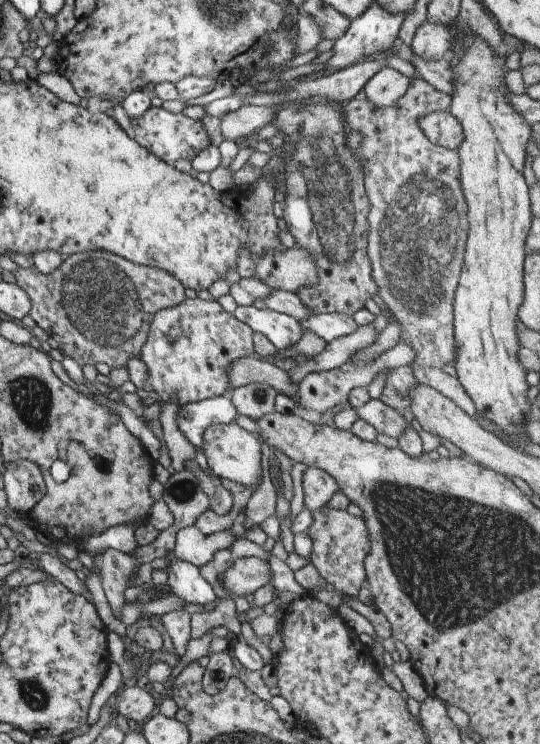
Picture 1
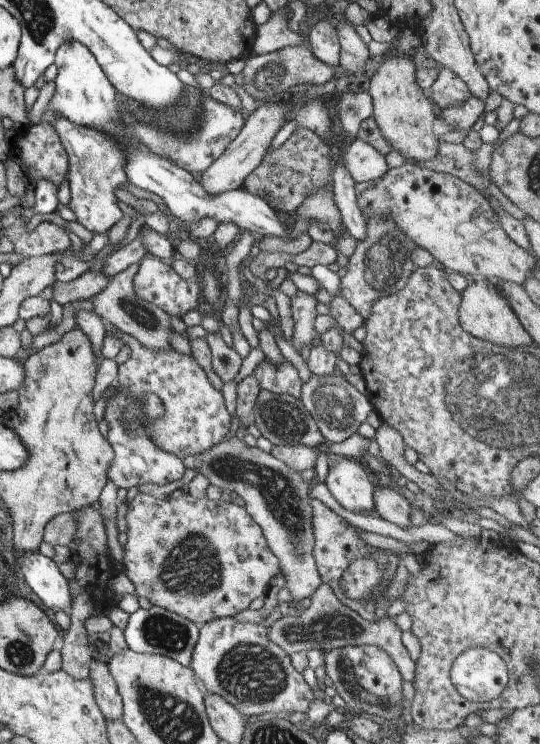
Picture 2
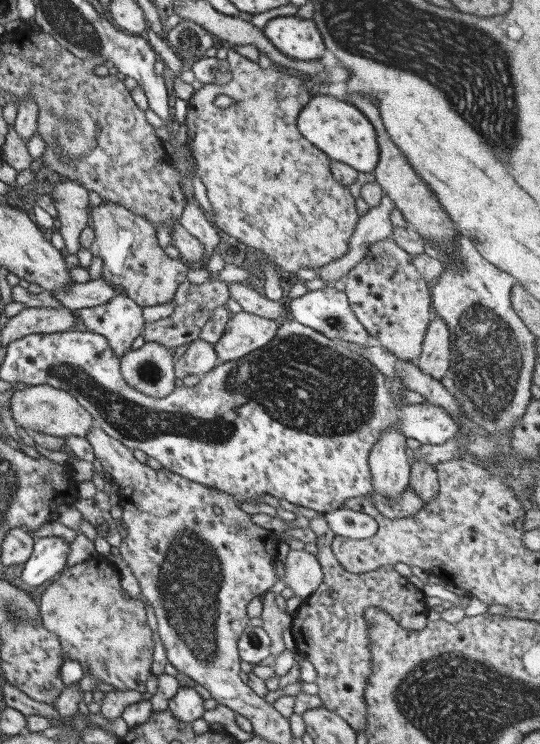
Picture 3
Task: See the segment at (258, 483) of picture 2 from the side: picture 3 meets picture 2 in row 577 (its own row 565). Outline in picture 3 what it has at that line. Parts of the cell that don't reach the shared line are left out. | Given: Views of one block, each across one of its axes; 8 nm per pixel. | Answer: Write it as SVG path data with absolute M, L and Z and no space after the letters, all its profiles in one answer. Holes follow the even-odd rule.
M289 550L283 560L283 582L293 597L307 599L319 587L322 573L316 557L304 550Z

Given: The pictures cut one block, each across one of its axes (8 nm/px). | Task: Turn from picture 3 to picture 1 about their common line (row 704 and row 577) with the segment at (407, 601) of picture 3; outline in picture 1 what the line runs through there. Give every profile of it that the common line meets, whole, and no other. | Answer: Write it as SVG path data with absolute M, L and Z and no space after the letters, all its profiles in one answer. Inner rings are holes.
M327 504L313 511L312 519L312 525L307 530L308 537L312 540L308 556L310 562L331 589L355 599L359 589L365 585L364 558L370 547L364 520L355 518L347 511L332 509Z

